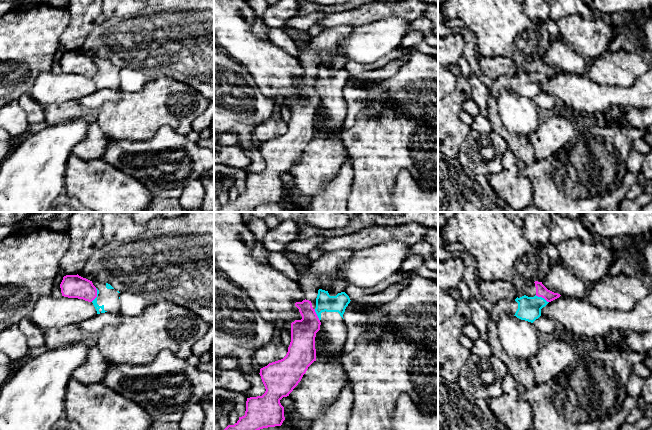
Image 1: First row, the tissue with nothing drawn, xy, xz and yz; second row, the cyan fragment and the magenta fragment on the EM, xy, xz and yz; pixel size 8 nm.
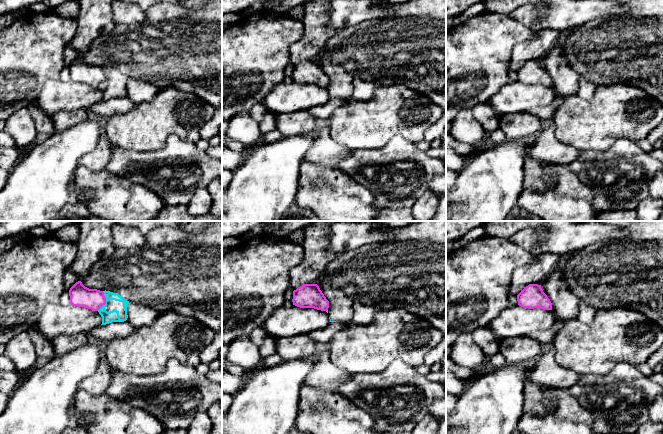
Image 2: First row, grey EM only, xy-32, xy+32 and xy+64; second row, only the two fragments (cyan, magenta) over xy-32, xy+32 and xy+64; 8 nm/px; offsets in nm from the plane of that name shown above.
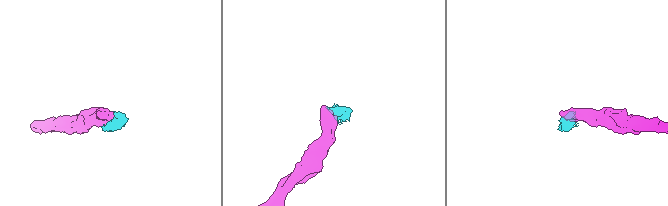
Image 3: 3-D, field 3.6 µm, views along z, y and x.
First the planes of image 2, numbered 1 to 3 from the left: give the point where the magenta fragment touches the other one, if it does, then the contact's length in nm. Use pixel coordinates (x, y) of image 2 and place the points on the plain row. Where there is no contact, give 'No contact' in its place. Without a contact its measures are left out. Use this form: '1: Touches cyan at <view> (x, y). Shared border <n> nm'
1: Touches cyan at xy-32 (106, 77). Shared border 170 nm
2: No contact
3: No contact

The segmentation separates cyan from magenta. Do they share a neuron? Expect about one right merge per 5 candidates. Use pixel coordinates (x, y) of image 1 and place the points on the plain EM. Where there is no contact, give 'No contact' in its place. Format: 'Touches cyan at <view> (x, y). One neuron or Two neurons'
Touches cyan at xy (97, 71). Two neurons

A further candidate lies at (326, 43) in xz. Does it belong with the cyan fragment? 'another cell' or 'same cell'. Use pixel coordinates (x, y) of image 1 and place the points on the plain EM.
another cell

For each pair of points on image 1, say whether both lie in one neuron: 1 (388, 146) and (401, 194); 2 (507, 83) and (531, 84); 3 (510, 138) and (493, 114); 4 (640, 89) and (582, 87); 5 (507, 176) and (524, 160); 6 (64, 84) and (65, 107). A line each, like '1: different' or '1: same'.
1: different
2: same
3: same
4: same
5: different
6: different

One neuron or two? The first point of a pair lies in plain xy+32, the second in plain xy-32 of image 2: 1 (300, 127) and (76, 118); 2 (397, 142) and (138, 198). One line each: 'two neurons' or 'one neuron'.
1: one neuron
2: two neurons

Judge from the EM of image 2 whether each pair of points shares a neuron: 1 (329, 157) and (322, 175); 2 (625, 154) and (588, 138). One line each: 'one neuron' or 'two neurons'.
1: two neurons
2: two neurons

